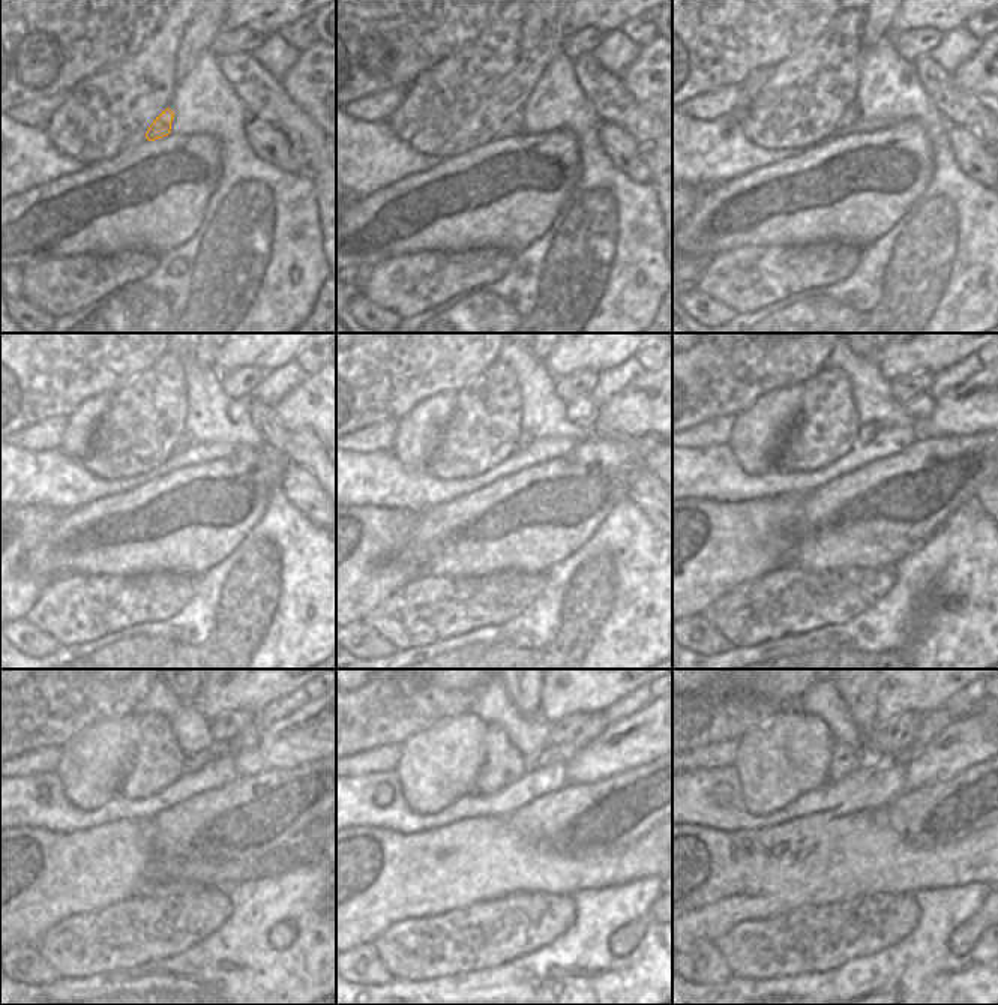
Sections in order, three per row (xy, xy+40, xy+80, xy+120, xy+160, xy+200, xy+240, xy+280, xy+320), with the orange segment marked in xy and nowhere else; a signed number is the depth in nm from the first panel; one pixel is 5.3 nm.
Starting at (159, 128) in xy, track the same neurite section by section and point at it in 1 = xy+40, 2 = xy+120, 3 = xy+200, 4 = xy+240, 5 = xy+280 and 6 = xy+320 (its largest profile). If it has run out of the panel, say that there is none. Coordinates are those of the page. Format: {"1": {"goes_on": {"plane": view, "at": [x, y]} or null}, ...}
{"1": {"goes_on": {"plane": "xy+40", "at": [511, 126]}}, "2": {"goes_on": {"plane": "xy+120", "at": [183, 444]}}, "3": {"goes_on": {"plane": "xy+200", "at": [866, 434]}}, "4": {"goes_on": {"plane": "xy+240", "at": [251, 735]}}, "5": {"goes_on": {"plane": "xy+280", "at": [595, 723]}}, "6": {"goes_on": {"plane": "xy+320", "at": [931, 723]}}}

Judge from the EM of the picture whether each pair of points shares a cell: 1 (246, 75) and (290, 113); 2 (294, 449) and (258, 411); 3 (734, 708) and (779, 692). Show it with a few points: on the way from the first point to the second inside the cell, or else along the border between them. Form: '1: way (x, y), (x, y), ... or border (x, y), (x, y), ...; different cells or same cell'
1: way (257, 86), (279, 108); same cell
2: way (285, 440), (266, 420); same cell
3: border (734, 684), (776, 704), (787, 705); different cells

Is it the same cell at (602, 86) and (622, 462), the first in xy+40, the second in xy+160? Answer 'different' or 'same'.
different

